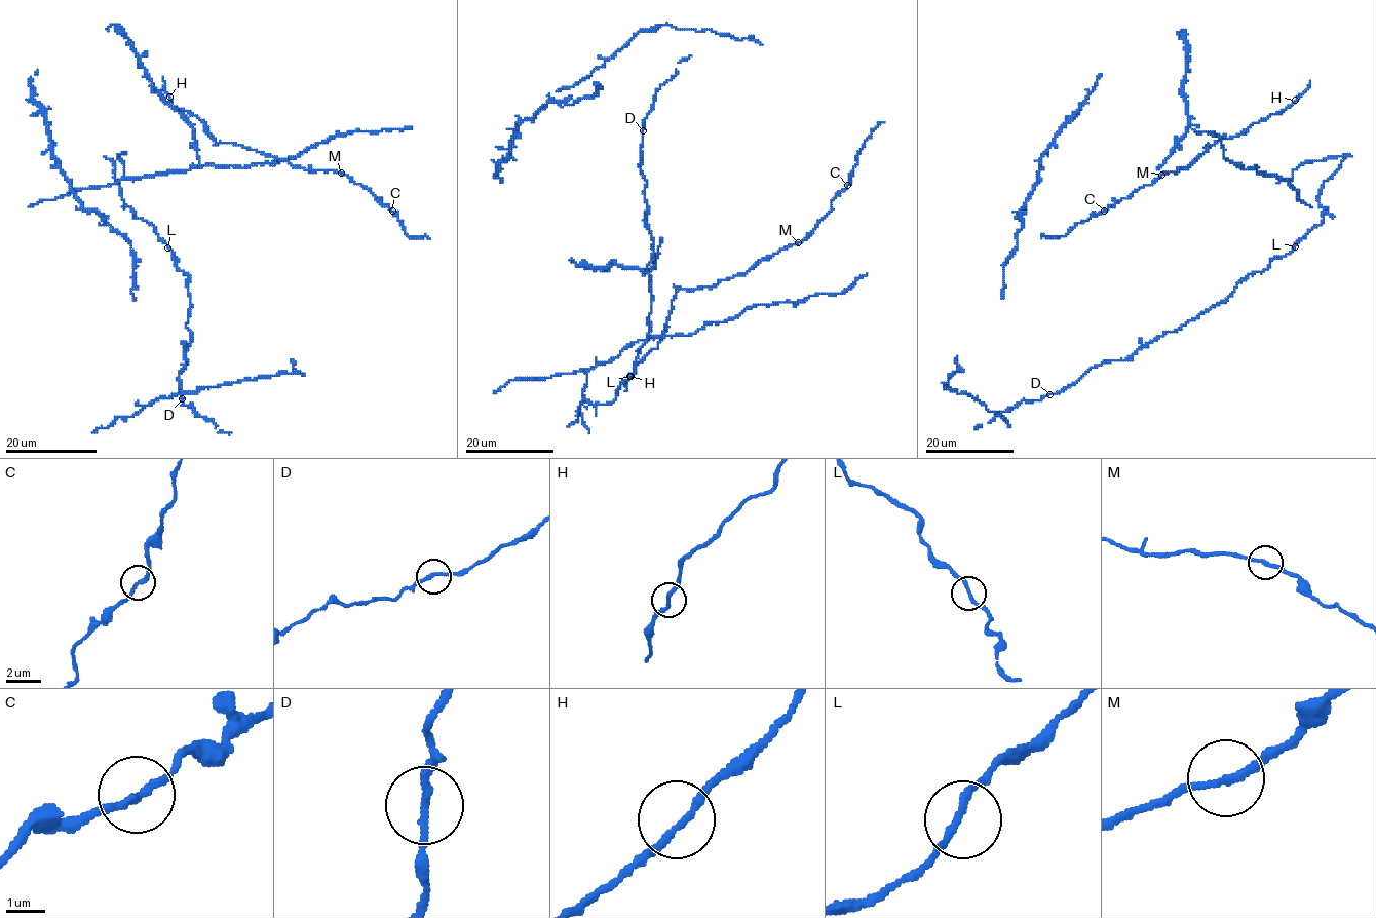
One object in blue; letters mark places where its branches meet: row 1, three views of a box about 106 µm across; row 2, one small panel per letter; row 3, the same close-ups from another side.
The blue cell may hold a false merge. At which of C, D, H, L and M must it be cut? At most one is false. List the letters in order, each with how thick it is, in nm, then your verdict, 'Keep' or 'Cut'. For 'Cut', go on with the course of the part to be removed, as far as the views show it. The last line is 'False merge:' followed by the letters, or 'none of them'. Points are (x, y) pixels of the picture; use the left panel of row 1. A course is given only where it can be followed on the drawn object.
C: Thickness 190 nm. Keep
D: Thickness 200 nm. Keep
H: Thickness 190 nm. Keep
L: Thickness 190 nm. Keep
M: Thickness 190 nm. Keep
False merge: none of them

